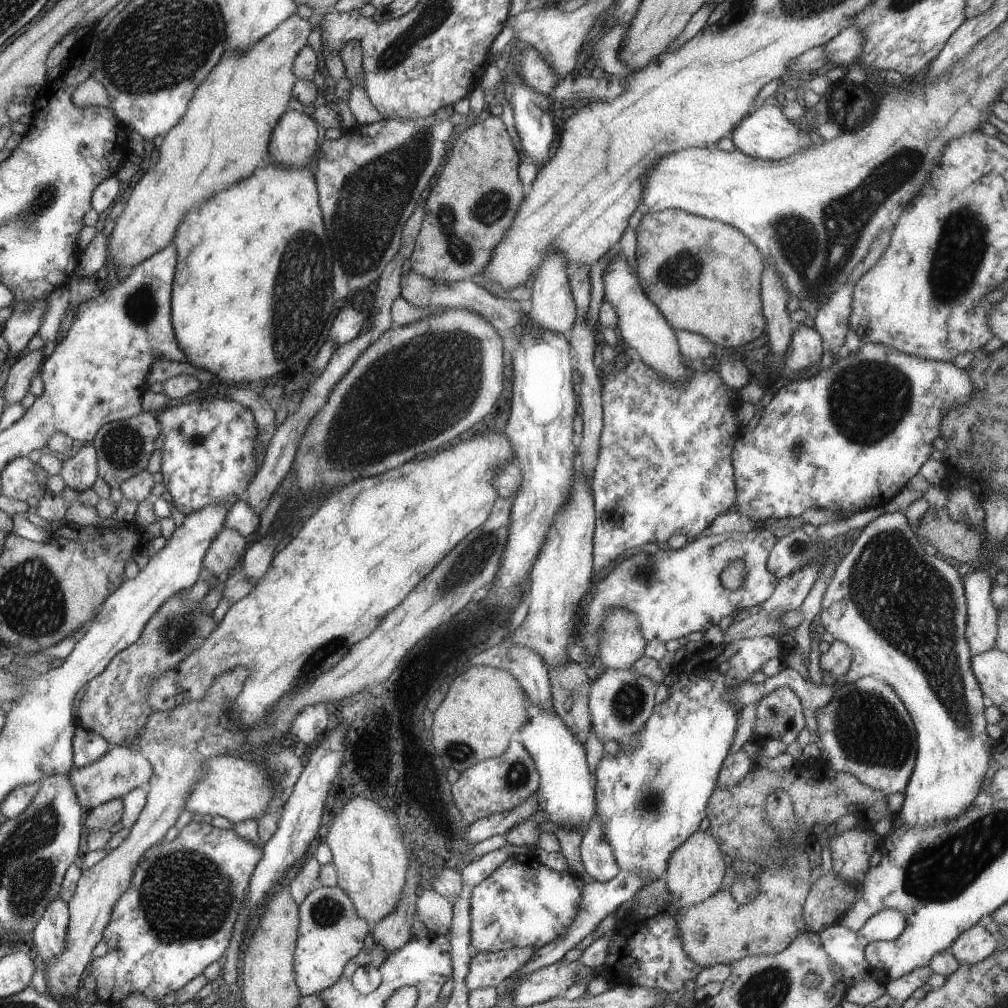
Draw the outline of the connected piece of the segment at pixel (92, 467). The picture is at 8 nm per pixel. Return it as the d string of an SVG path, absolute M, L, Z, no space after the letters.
M95 445L83 446L78 452L66 456L62 462L60 476L67 486L79 493L92 489L98 478L99 467Z

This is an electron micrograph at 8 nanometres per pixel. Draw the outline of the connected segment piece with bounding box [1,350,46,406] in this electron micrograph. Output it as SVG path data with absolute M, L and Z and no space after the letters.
M42 350L33 351L26 356L21 356L10 368L6 384L1 391L7 406L16 402L20 403L22 398L30 393L29 384L33 374L37 372L45 358Z

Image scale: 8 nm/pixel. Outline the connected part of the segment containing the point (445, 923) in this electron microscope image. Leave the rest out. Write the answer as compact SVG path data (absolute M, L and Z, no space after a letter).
M434 890L418 893L415 916L429 930L430 935L446 936L453 917L453 904Z

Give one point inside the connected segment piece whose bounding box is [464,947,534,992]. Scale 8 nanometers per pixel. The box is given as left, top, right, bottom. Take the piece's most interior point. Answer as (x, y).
(485, 970)

